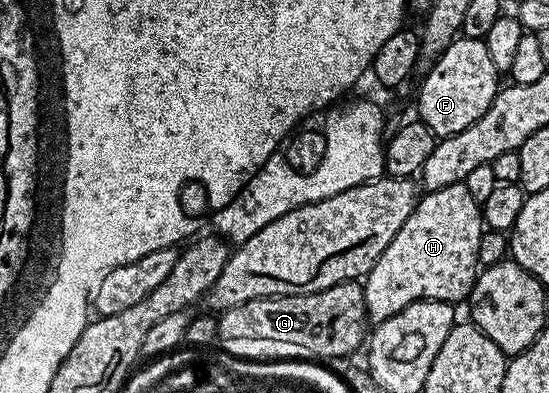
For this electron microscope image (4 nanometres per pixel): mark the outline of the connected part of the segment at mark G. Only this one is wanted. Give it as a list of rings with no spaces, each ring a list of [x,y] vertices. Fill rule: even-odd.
[[[359,281],[339,282],[313,294],[255,298],[223,311],[218,319],[219,349],[238,359],[344,358],[347,354],[354,353],[359,346],[361,349],[366,338],[364,287]]]

